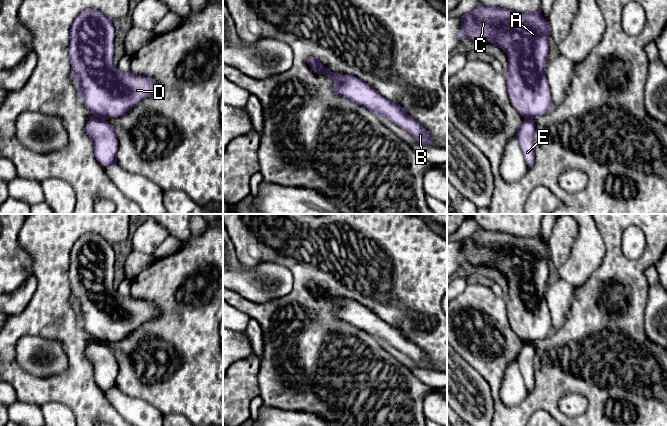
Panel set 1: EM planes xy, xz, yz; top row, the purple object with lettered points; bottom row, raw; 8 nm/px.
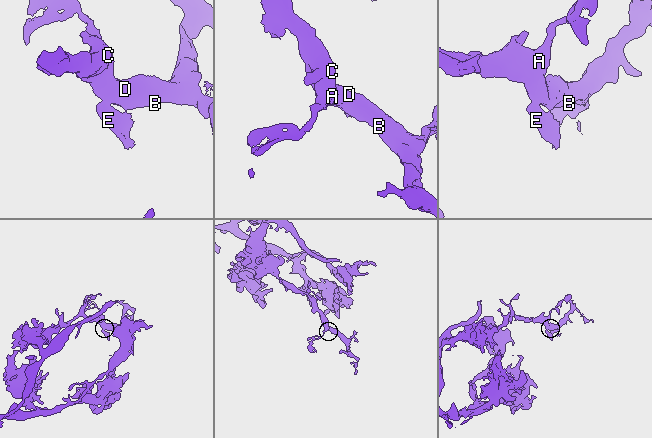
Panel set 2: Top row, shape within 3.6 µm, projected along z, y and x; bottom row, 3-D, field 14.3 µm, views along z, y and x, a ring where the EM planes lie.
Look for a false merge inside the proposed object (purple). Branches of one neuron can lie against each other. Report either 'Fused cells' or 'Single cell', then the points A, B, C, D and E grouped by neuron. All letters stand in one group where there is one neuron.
Single cell. Groups: A B C D E

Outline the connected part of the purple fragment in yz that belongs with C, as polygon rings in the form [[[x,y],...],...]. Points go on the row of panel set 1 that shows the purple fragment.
[[[480,3],[473,11],[461,16],[460,36],[461,38],[468,38],[474,47],[478,42],[489,42],[501,48],[507,54],[508,73],[506,75],[506,83],[509,101],[514,109],[525,118],[523,123],[519,126],[515,137],[528,166],[531,167],[535,161],[535,124],[533,118],[545,115],[554,106],[550,94],[550,86],[546,78],[546,59],[549,52],[548,37],[550,36],[549,21],[541,15],[540,9],[535,12],[521,13]]]

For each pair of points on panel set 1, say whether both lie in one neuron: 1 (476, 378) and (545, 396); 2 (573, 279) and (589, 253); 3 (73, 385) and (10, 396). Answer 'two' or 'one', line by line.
1: two
2: one
3: two

